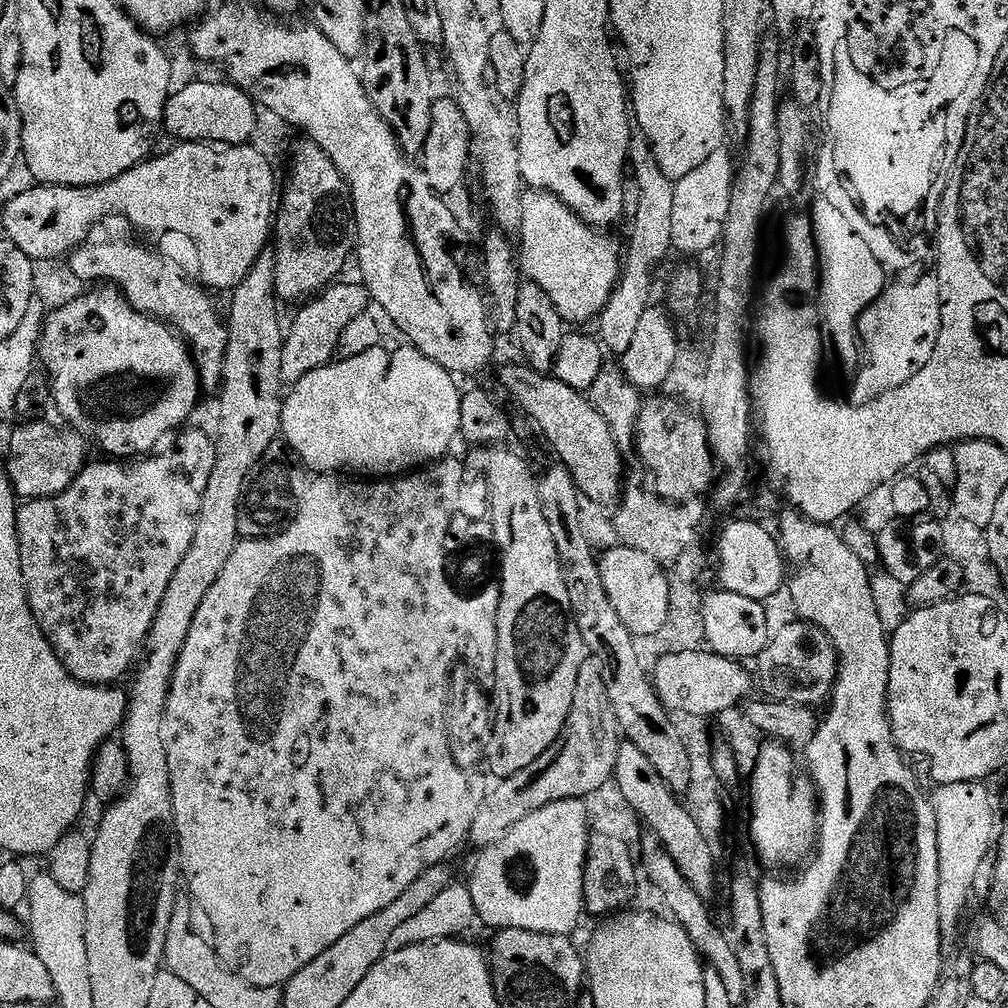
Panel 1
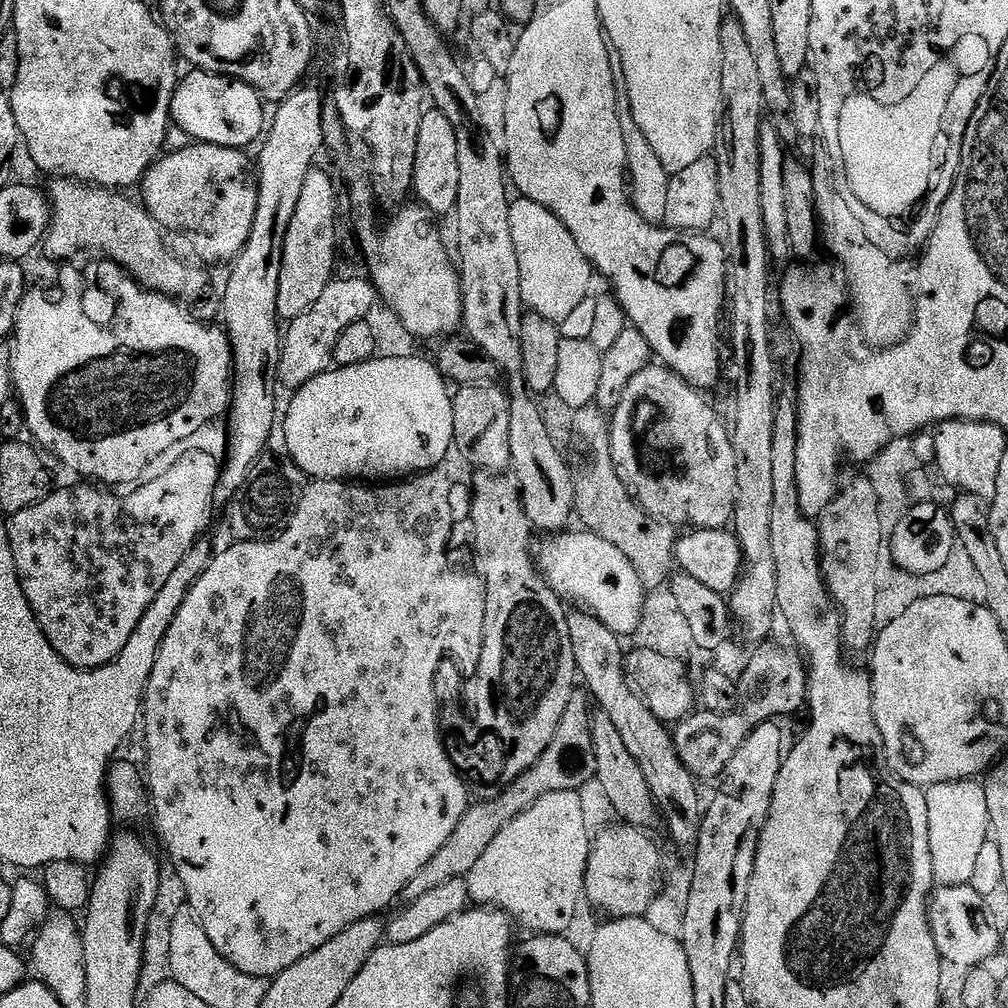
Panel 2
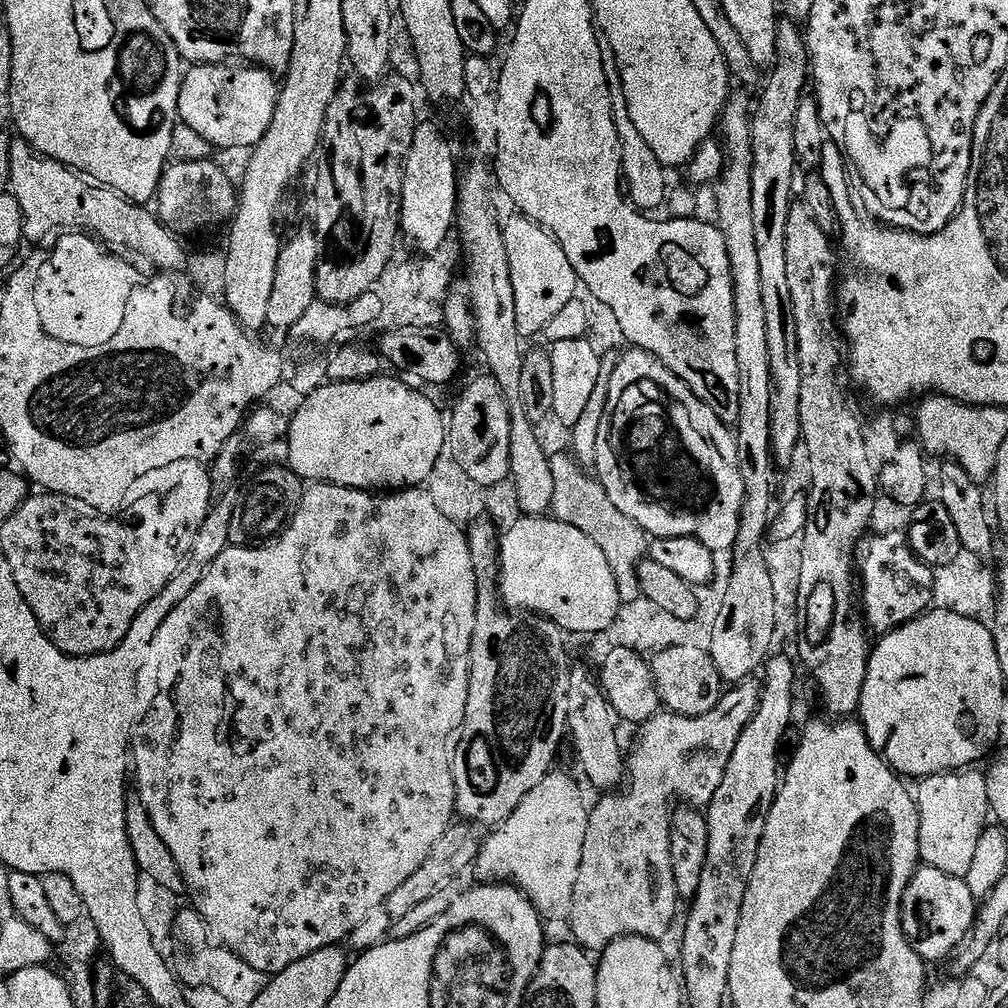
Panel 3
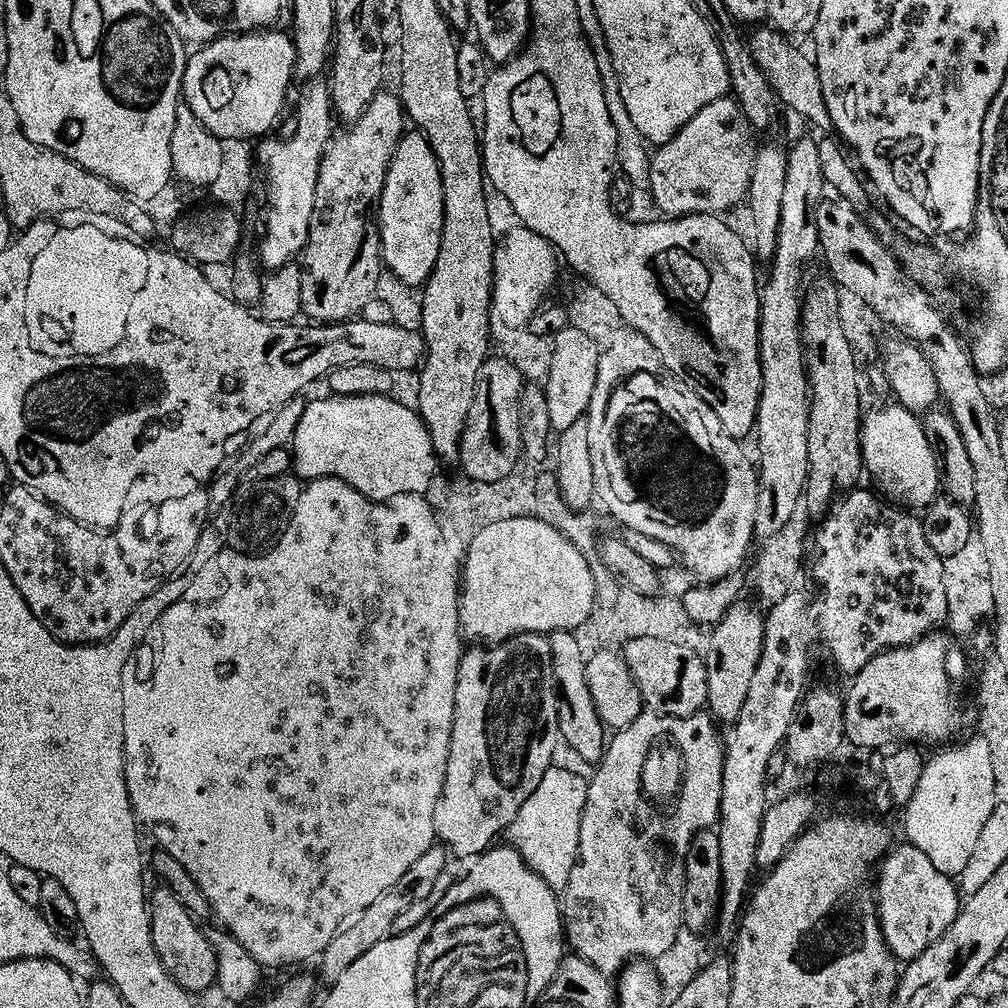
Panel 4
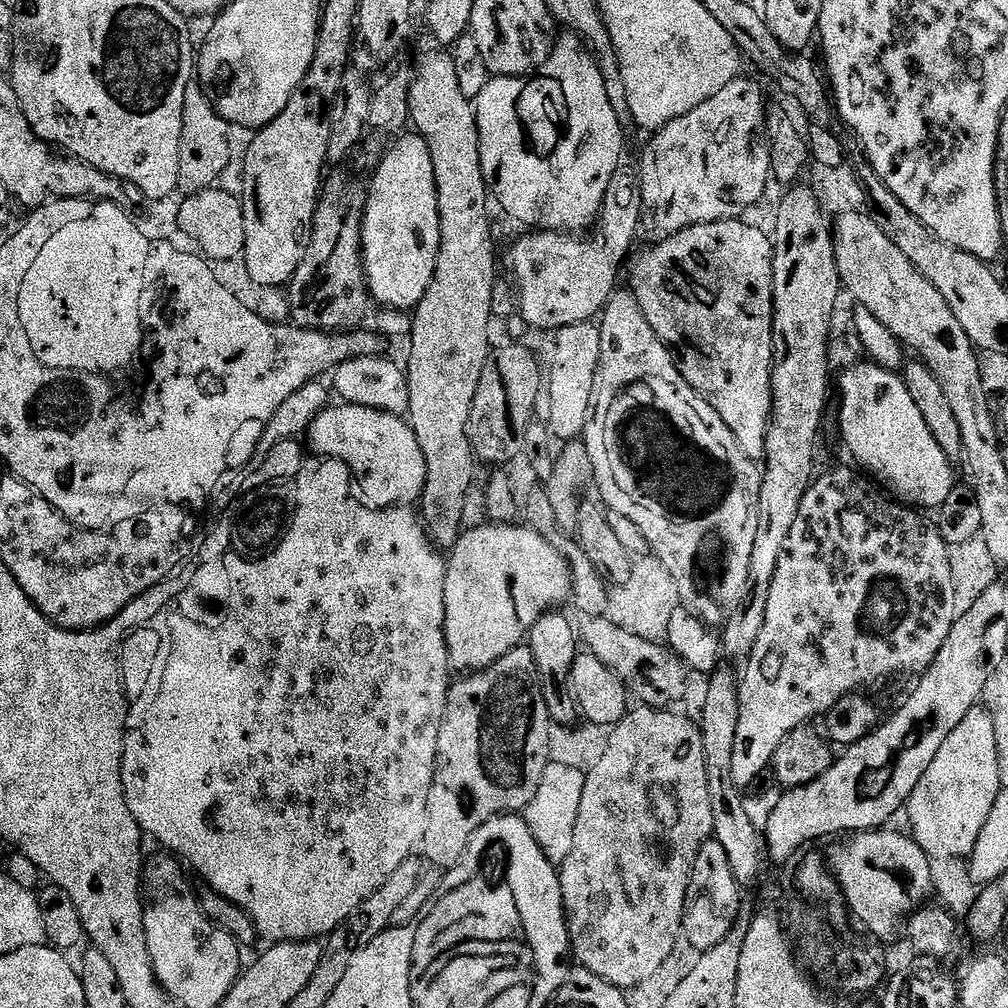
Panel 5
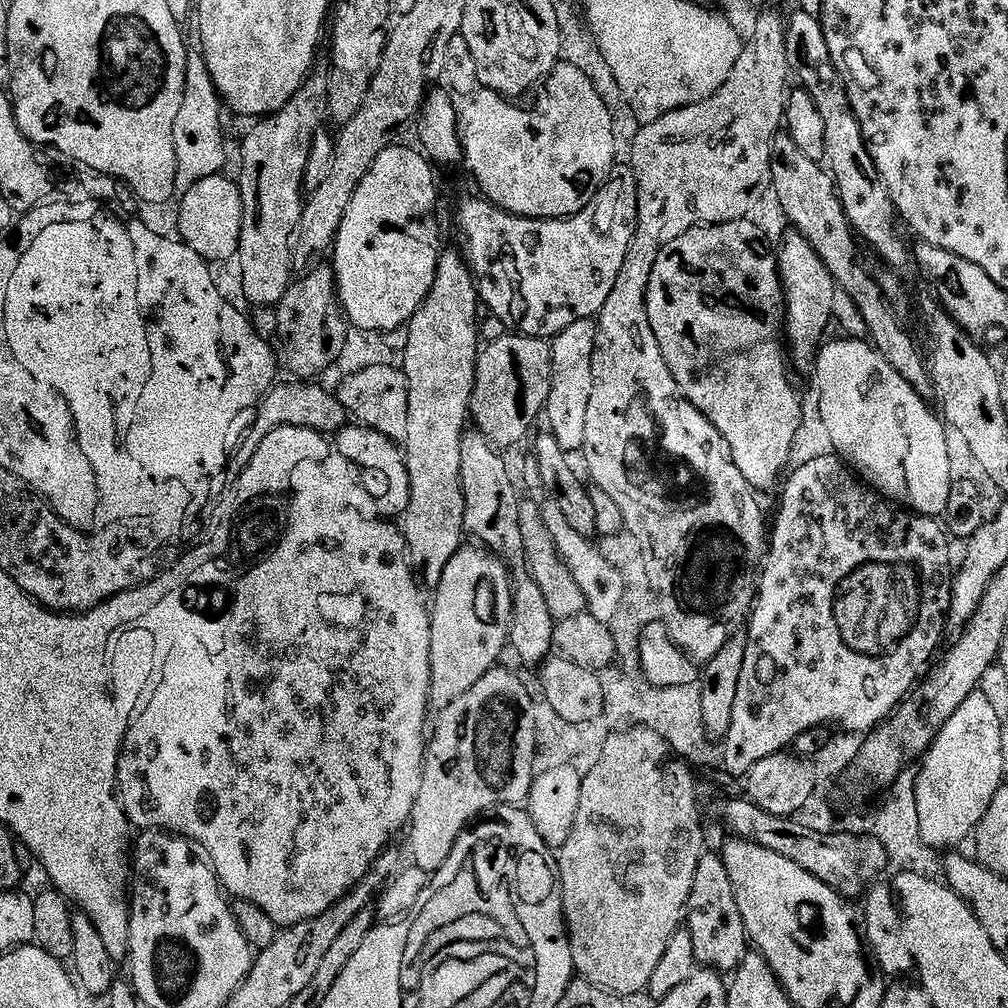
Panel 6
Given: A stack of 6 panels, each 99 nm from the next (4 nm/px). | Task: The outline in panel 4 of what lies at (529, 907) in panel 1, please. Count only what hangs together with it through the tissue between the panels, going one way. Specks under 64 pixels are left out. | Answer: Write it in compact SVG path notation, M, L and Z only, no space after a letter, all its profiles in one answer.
M549 768L538 790L522 806L506 836L511 847L552 888L560 894L570 882L570 874L580 858L580 819L586 806L588 784L578 774L568 776L570 770Z

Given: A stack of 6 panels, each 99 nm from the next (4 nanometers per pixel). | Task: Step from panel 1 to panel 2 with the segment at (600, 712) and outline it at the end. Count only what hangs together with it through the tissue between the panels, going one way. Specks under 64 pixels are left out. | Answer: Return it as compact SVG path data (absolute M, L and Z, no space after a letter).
M573 691L570 702L566 706L566 714L562 714L562 722L558 730L554 730L554 738L546 754L542 754L542 758L538 758L538 762L534 762L530 770L524 772L493 800L482 800L468 807L462 822L454 826L454 834L446 838L446 846L442 846L442 850L438 850L438 854L434 854L434 858L430 858L430 862L426 862L426 866L422 866L418 874L414 874L414 878L410 878L410 882L402 893L403 899L411 902L422 898L422 894L427 894L428 891L435 890L438 886L446 886L446 882L465 879L468 872L474 870L478 858L482 858L482 853L488 849L490 842L494 842L494 838L498 838L500 831L510 822L514 822L518 814L534 806L538 798L551 792L579 792L584 784L595 780L593 712L594 708L587 691Z

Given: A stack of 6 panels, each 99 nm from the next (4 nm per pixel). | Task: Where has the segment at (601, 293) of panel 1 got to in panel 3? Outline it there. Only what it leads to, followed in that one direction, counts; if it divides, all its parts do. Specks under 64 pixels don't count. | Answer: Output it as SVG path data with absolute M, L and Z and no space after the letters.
M515 214L503 221L504 241L506 242L506 258L510 258L510 282L514 282L514 314L518 317L518 330L521 337L541 335L552 318L562 311L568 302L578 296L578 281L574 266L570 266L570 258L566 258L566 250L555 240L551 232L547 232L540 224L534 223L529 216Z

